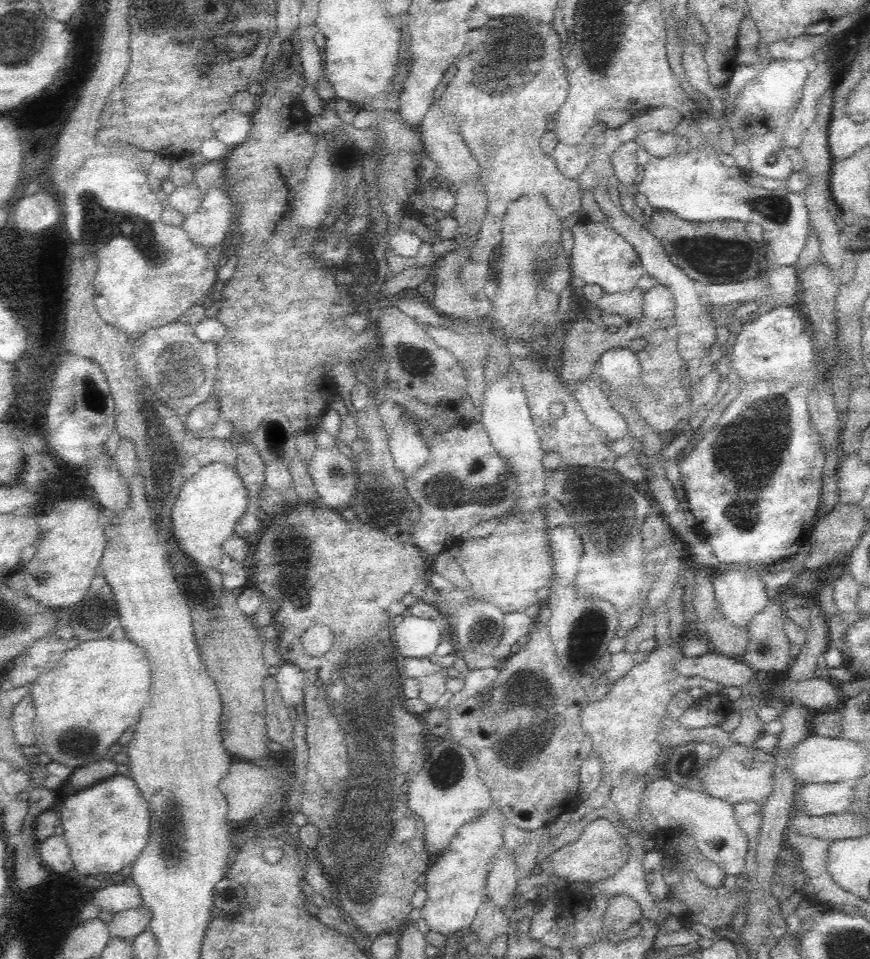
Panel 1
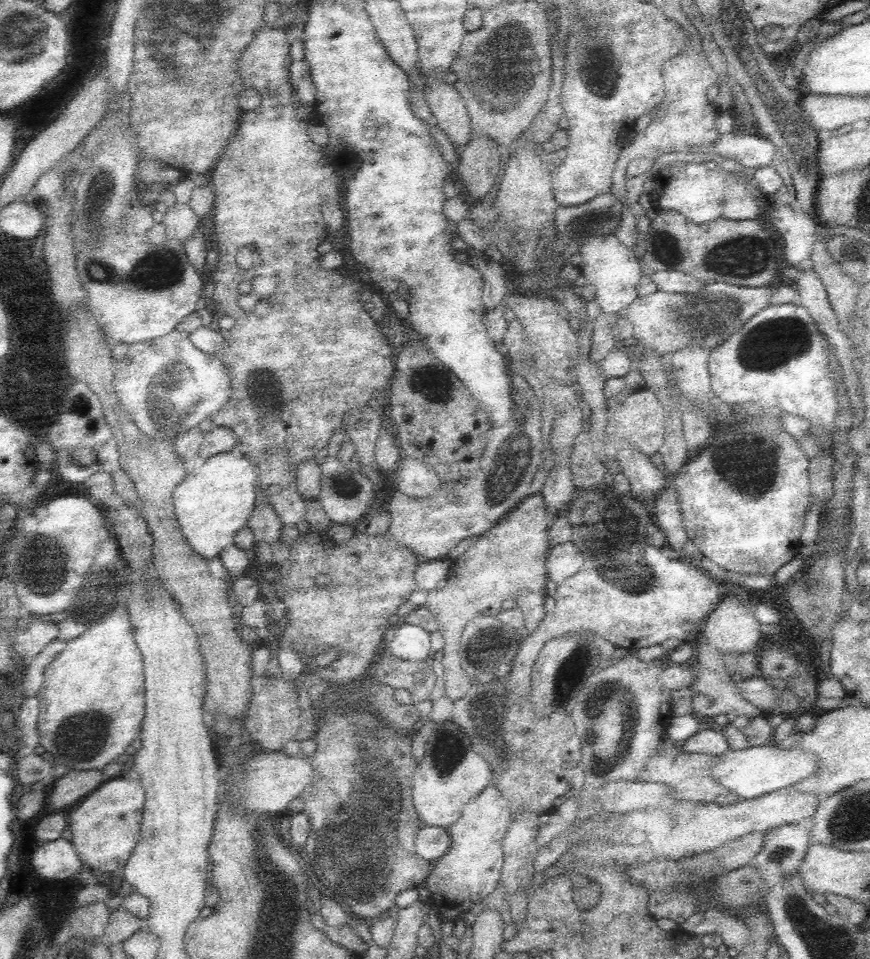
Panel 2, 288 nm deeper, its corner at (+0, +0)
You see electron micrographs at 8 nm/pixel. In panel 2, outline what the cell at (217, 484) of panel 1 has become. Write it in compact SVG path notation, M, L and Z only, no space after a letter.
M238 450L218 454L206 462L206 466L196 472L188 474L188 478L176 486L174 490L174 508L176 508L176 518L180 522L182 534L188 538L192 552L198 556L204 556L206 560L218 558L228 546L234 544L234 536L240 528L244 528L250 520L250 514L256 504L256 482L258 482L258 466L240 454Z

